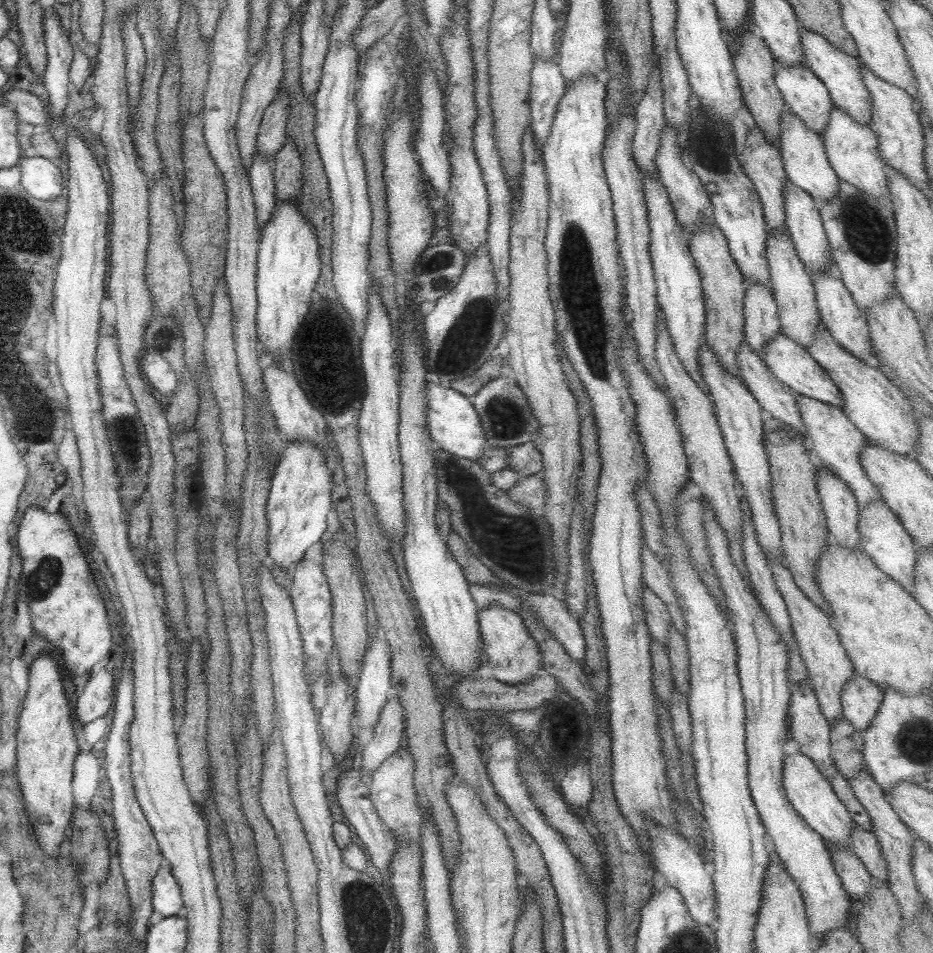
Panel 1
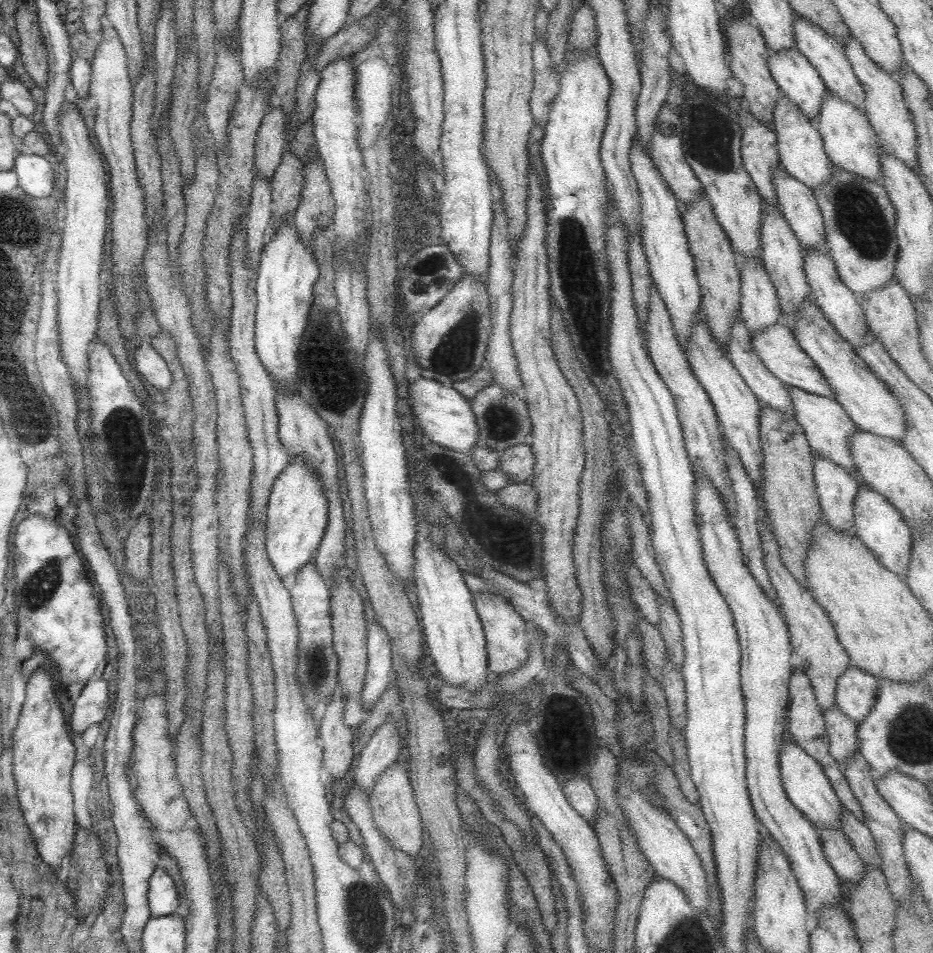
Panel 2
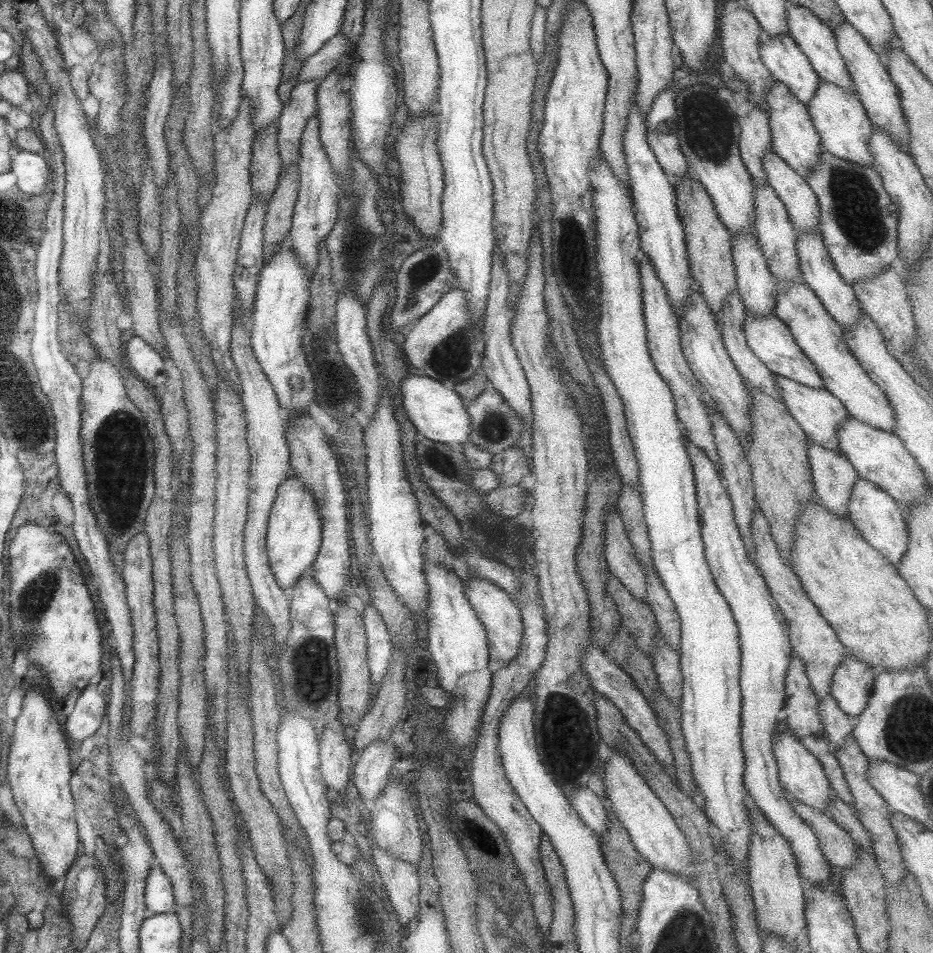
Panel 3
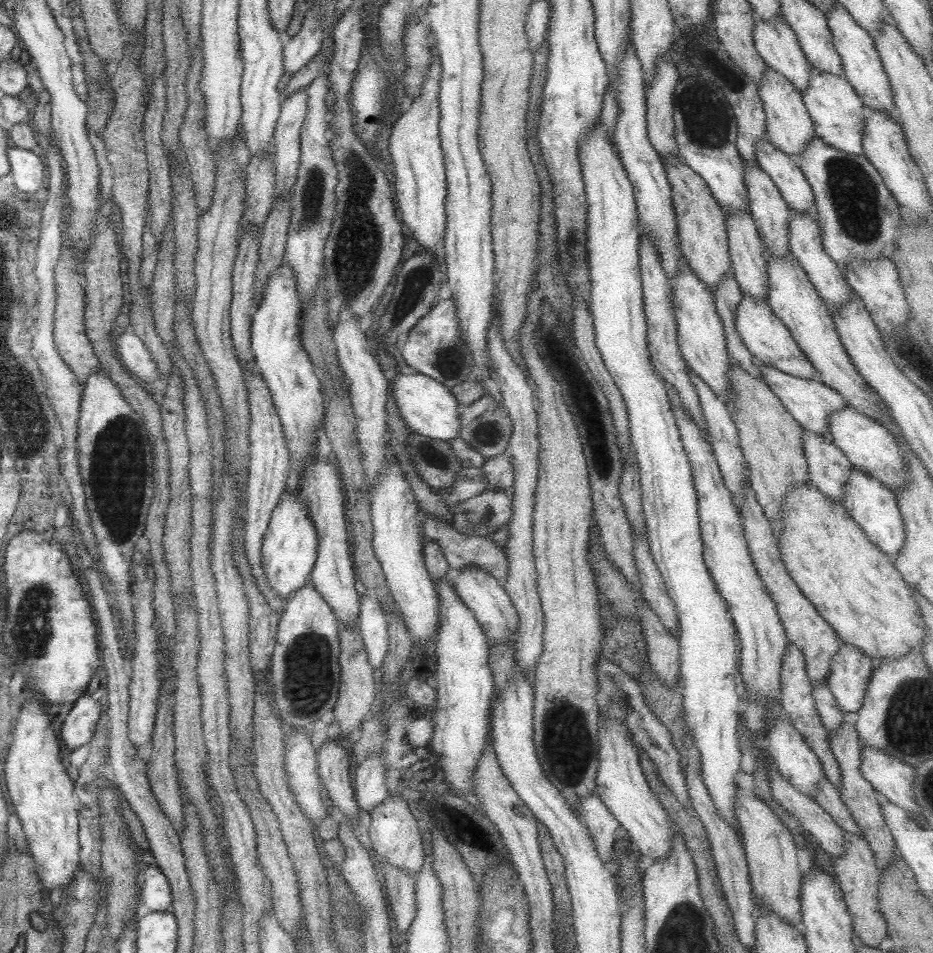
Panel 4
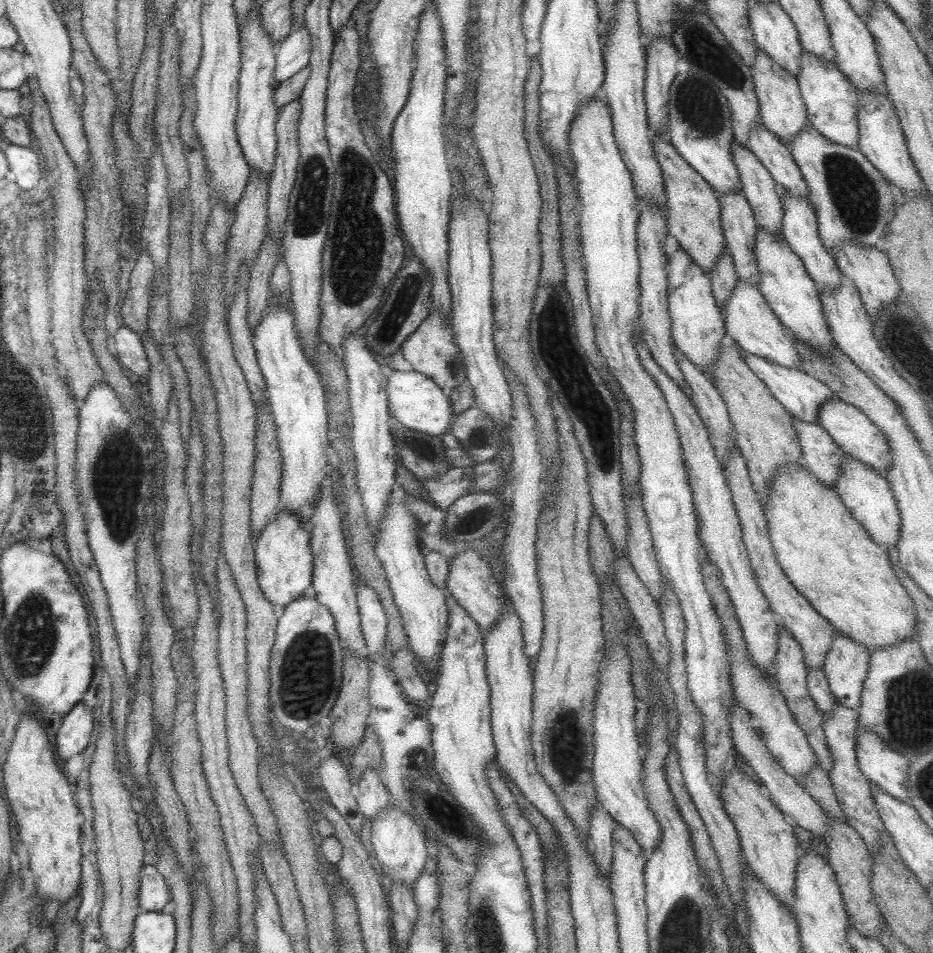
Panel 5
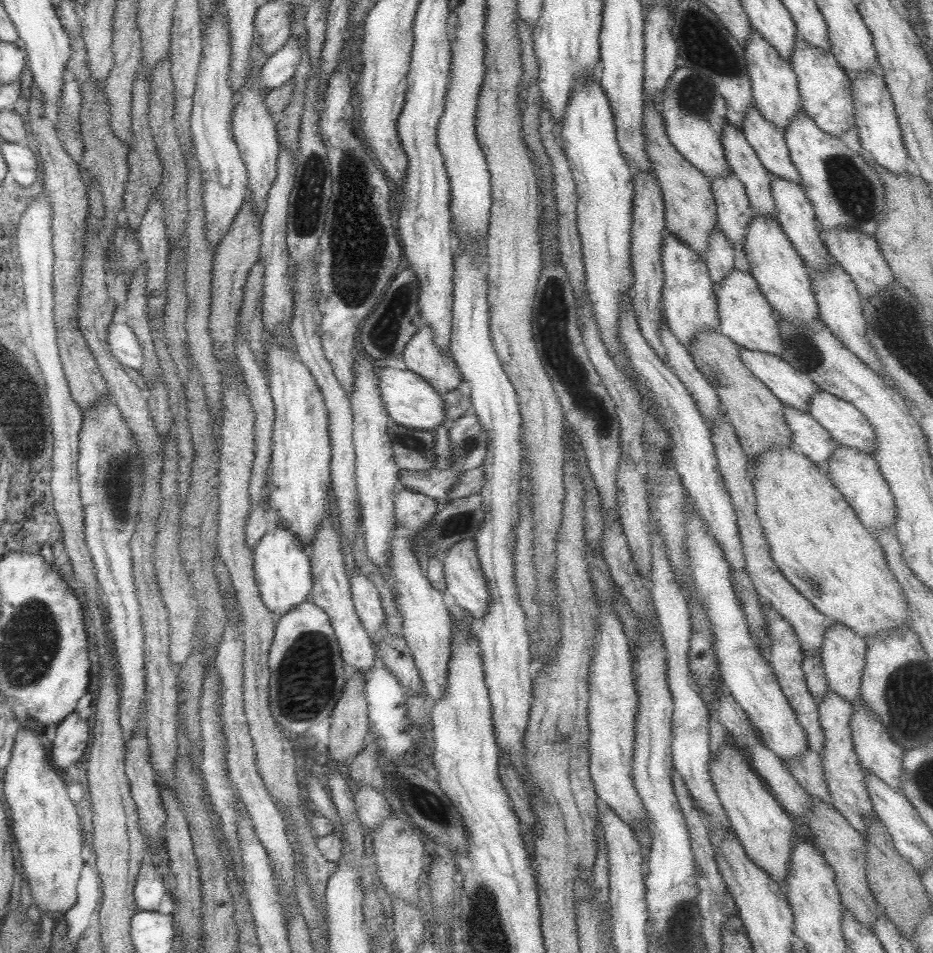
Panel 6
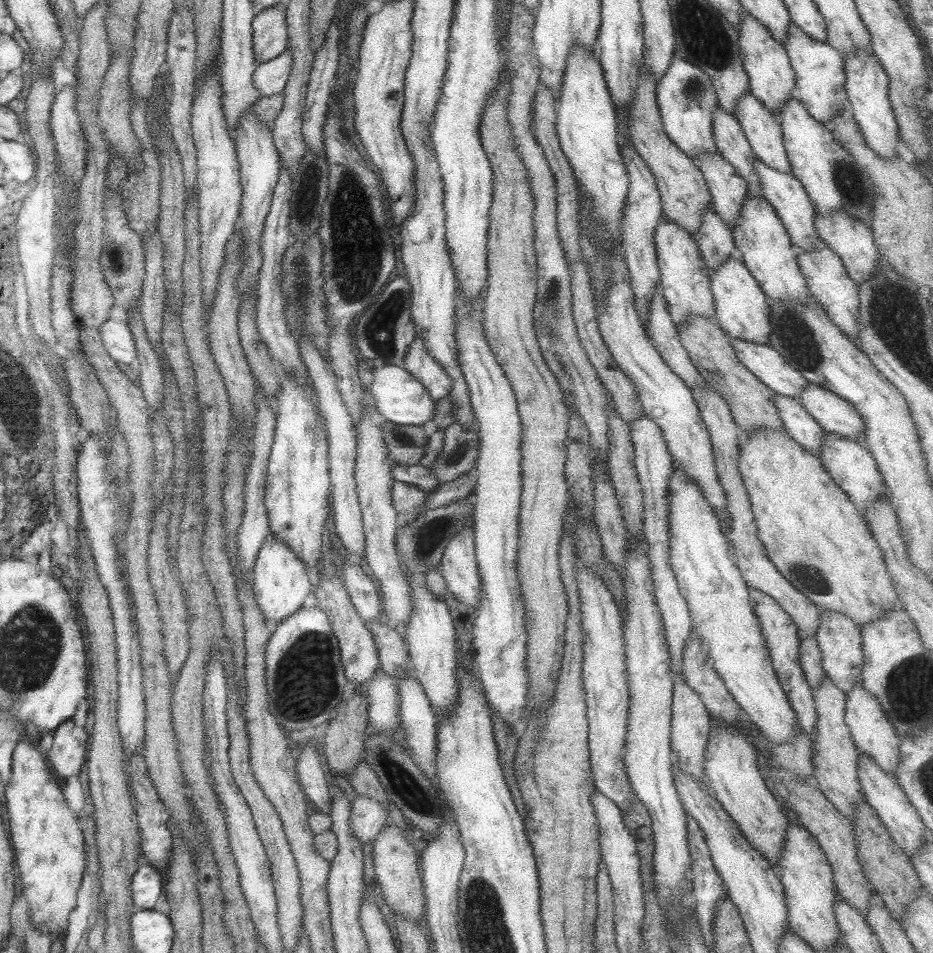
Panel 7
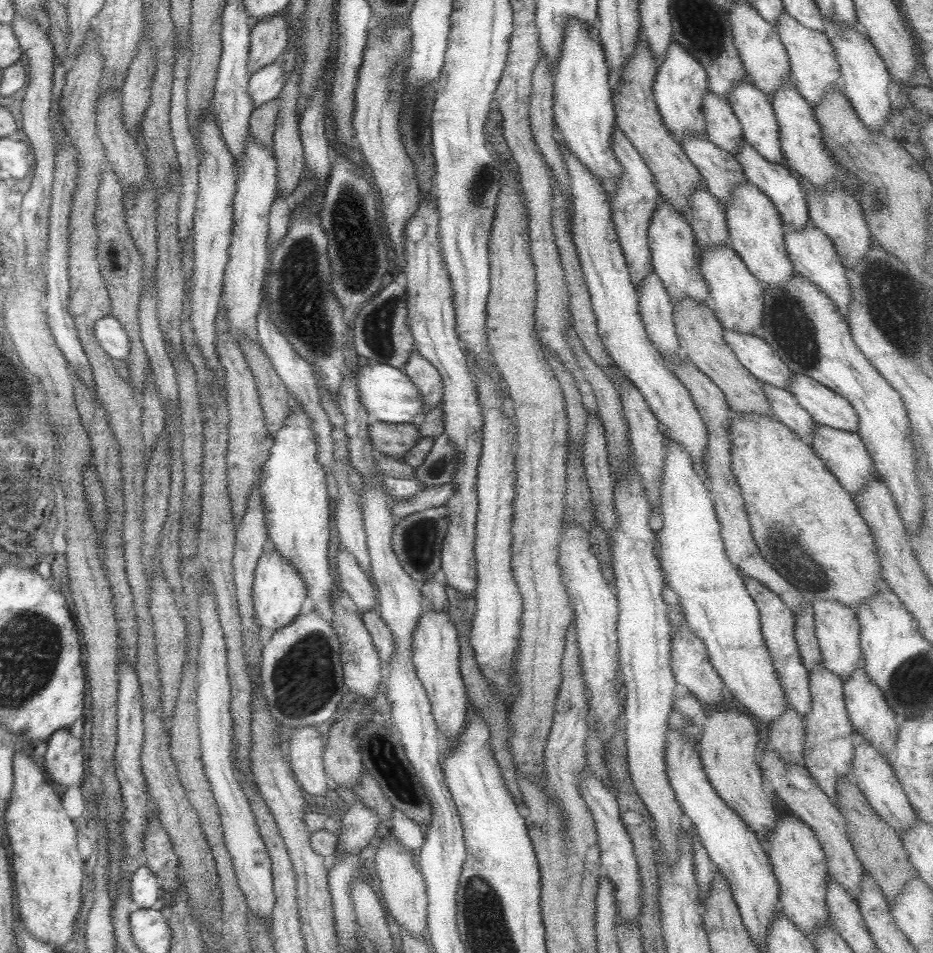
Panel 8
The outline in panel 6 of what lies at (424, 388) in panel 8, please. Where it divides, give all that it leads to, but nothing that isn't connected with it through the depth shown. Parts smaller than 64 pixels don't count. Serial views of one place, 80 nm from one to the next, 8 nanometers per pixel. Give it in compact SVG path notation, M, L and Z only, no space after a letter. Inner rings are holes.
M424 323L405 344L400 366L417 373L441 397L456 389L461 381L452 358L436 347L431 329Z

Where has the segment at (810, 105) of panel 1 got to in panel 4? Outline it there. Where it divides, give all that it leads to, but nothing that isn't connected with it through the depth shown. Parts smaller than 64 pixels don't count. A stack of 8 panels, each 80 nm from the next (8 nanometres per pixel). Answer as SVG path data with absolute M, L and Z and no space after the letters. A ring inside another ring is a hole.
M775 17L768 21L756 19L752 37L754 49L761 57L764 66L771 68L773 72L777 72L785 80L789 80L789 83L793 84L798 93L801 94L804 91L805 84L809 84L809 64L800 49L797 37L787 26L787 23L781 17Z

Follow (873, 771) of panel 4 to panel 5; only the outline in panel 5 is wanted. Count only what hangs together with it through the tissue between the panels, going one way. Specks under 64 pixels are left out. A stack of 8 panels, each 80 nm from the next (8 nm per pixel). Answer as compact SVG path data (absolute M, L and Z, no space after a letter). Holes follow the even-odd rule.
M857 727L854 736L856 763L859 772L897 800L907 802L906 768L908 760L889 748L873 731Z

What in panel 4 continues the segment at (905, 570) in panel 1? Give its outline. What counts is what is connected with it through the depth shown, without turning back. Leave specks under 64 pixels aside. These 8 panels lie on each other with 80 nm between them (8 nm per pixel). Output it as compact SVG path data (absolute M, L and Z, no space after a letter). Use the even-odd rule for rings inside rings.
M853 469L843 484L840 505L847 511L853 522L859 525L873 546L885 555L895 558L903 544L904 528L897 499L893 493L889 492L881 482Z

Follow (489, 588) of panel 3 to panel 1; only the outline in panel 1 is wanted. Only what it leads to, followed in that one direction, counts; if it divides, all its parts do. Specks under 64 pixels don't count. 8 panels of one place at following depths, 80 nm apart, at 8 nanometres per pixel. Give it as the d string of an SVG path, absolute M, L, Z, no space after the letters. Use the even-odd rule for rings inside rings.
M488 606L478 614L480 640L491 676L506 685L518 685L533 678L541 669L541 655L520 614L500 606Z

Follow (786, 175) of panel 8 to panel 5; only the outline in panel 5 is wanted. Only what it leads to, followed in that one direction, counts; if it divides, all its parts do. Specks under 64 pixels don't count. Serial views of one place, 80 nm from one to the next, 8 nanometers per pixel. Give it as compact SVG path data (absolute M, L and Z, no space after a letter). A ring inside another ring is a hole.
M779 192L781 204L783 207L783 216L781 216L780 235L789 245L789 248L801 259L807 274L817 284L818 290L836 287L839 284L840 272L835 264L835 259L827 252L827 249L821 244L818 235L815 212L812 210L808 200L803 197L793 196L791 193Z

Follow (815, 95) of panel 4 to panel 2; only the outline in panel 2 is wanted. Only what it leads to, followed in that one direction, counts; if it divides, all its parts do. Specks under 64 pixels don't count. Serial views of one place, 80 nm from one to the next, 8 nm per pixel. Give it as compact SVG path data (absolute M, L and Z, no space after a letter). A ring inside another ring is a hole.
M826 90L814 123L821 135L824 153L832 165L868 181L879 181L880 162L876 136L864 111Z

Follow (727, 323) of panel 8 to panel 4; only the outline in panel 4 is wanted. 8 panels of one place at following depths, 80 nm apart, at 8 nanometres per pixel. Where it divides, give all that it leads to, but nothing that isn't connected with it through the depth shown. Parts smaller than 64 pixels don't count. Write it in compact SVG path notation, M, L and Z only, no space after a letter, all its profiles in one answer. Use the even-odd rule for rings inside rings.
M741 295L734 314L734 329L743 346L754 356L756 363L776 368L785 374L802 378L815 378L812 364L795 344L787 327L779 320L763 299Z

